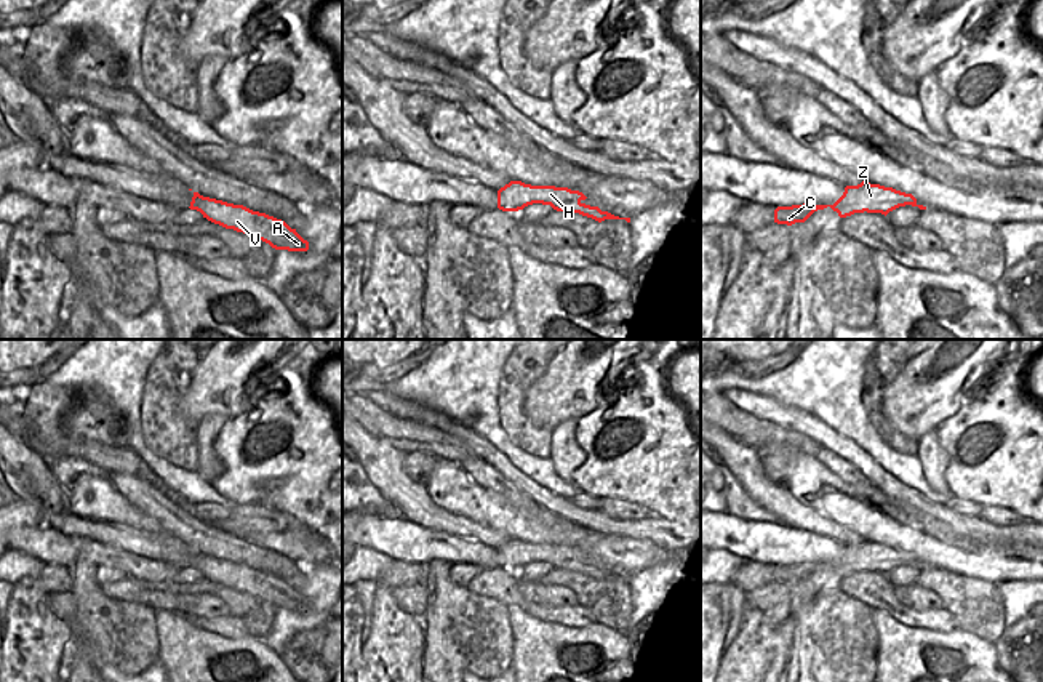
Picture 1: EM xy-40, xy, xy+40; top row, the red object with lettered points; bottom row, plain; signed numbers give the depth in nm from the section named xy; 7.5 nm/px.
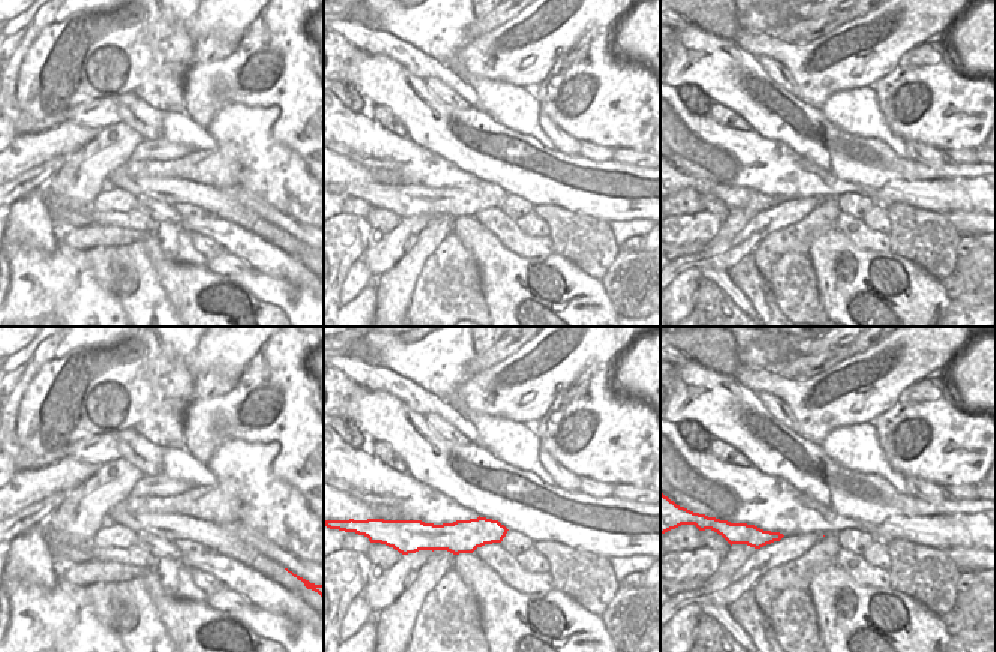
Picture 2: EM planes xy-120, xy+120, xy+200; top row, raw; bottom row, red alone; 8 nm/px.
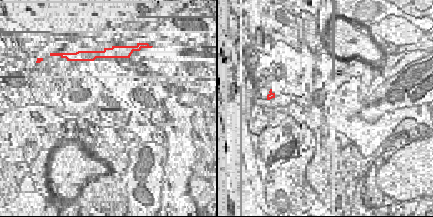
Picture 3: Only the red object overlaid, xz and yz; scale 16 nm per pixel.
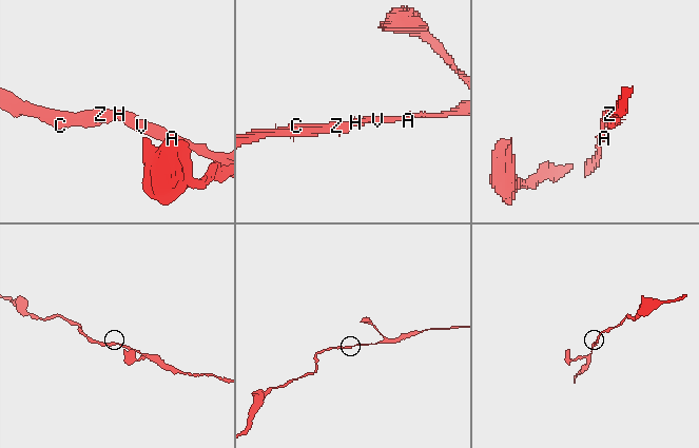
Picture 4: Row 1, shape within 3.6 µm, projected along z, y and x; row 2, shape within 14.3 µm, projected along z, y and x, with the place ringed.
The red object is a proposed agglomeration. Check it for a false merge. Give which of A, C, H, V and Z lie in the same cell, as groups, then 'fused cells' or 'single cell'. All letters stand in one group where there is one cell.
groups A C H V Z; single cell

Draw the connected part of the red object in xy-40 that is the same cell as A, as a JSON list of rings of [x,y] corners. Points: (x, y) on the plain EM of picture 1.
[[[194,551],[190,568],[197,568],[208,580],[226,588],[234,588],[253,594],[275,608],[307,610],[309,600],[285,580],[266,572],[253,570],[243,564],[234,564],[222,559],[203,556]]]

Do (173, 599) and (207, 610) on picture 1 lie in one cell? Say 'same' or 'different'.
same

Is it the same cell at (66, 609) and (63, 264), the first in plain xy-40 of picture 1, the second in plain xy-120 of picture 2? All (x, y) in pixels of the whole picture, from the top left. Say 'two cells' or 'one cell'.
two cells

